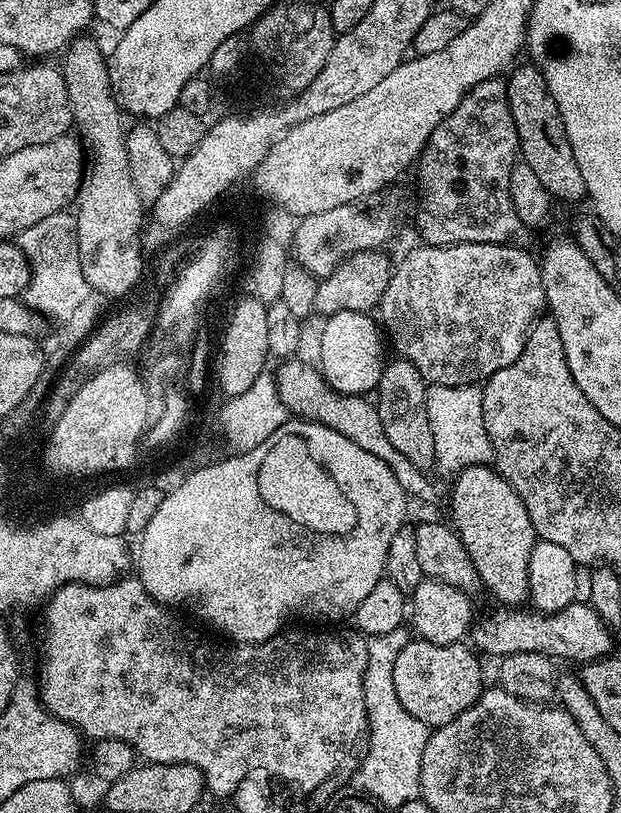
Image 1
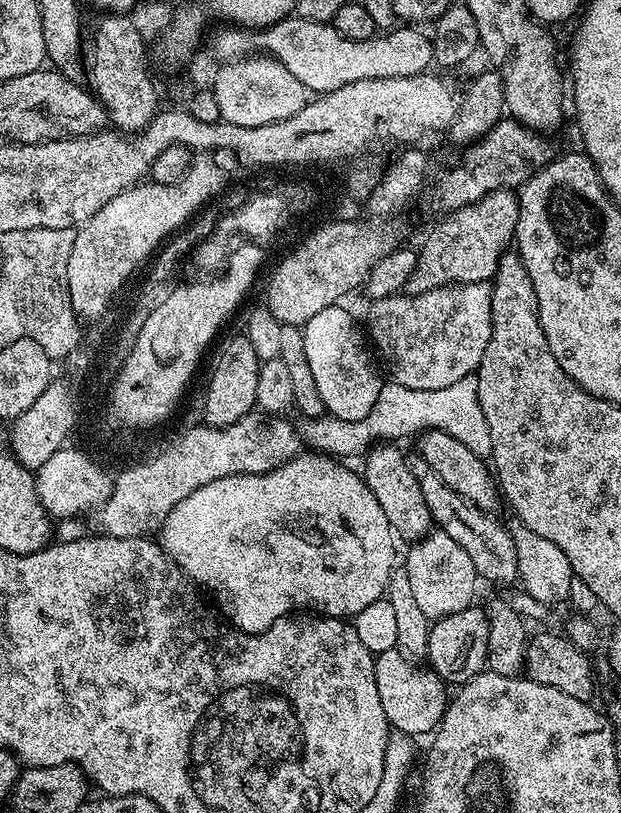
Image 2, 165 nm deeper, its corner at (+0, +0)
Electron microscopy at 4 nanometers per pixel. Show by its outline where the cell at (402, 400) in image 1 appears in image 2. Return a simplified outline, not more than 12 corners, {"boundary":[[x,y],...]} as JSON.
{"boundary":[[419,454],[410,470],[433,525],[474,562],[481,581],[516,584],[507,523],[483,512]]}

